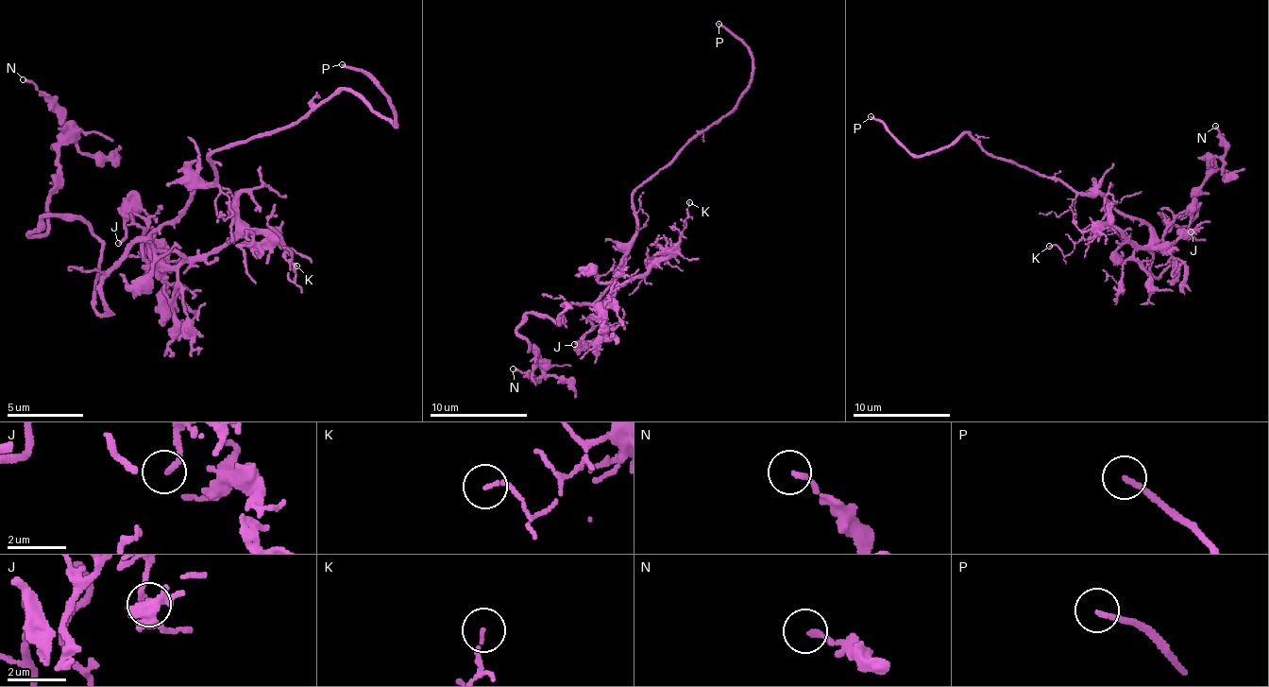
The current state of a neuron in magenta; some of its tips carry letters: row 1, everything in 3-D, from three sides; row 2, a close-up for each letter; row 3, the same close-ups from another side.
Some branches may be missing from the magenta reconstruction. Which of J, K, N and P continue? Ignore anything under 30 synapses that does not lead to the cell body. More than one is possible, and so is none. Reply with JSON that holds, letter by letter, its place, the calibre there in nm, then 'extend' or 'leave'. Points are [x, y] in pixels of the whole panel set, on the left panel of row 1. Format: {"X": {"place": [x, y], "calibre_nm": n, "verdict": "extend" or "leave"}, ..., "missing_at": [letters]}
{"J": {"place": [118, 243], "calibre_nm": 180, "verdict": "leave"}, "K": {"place": [296, 266], "calibre_nm": 110, "verdict": "leave"}, "N": {"place": [23, 79], "calibre_nm": 170, "verdict": "leave"}, "P": {"place": [342, 64], "calibre_nm": 160, "verdict": "extend"}, "missing_at": ["P"]}

